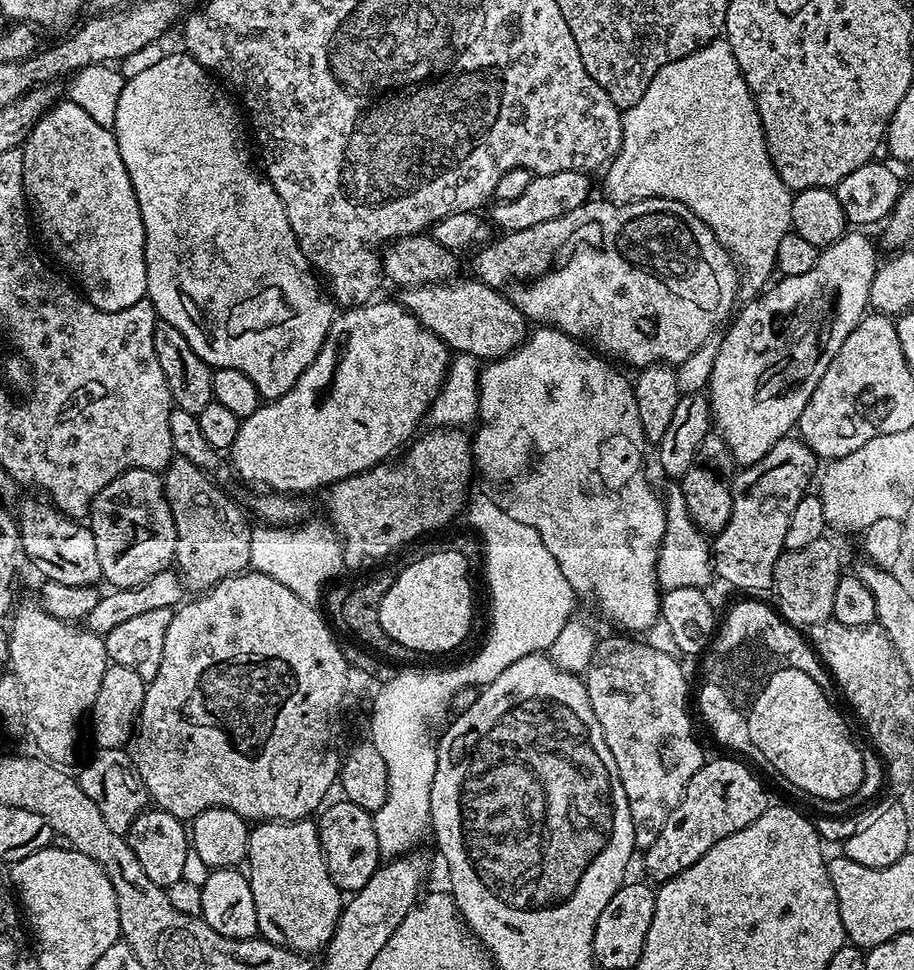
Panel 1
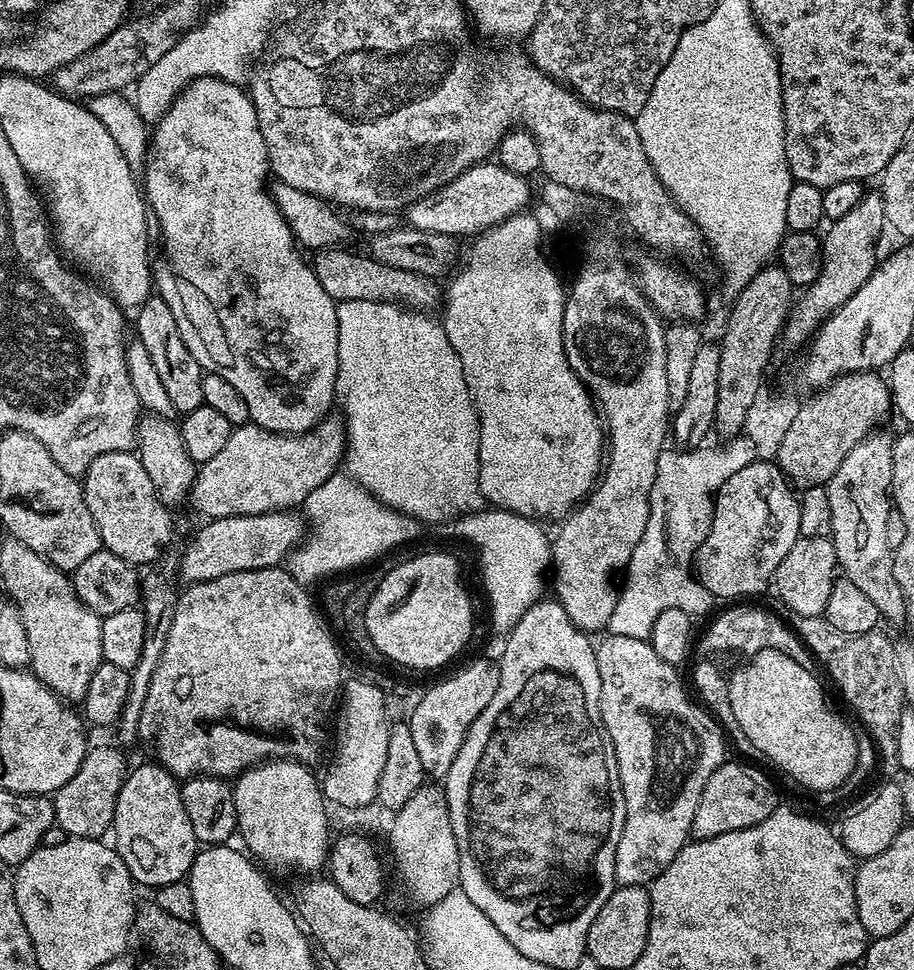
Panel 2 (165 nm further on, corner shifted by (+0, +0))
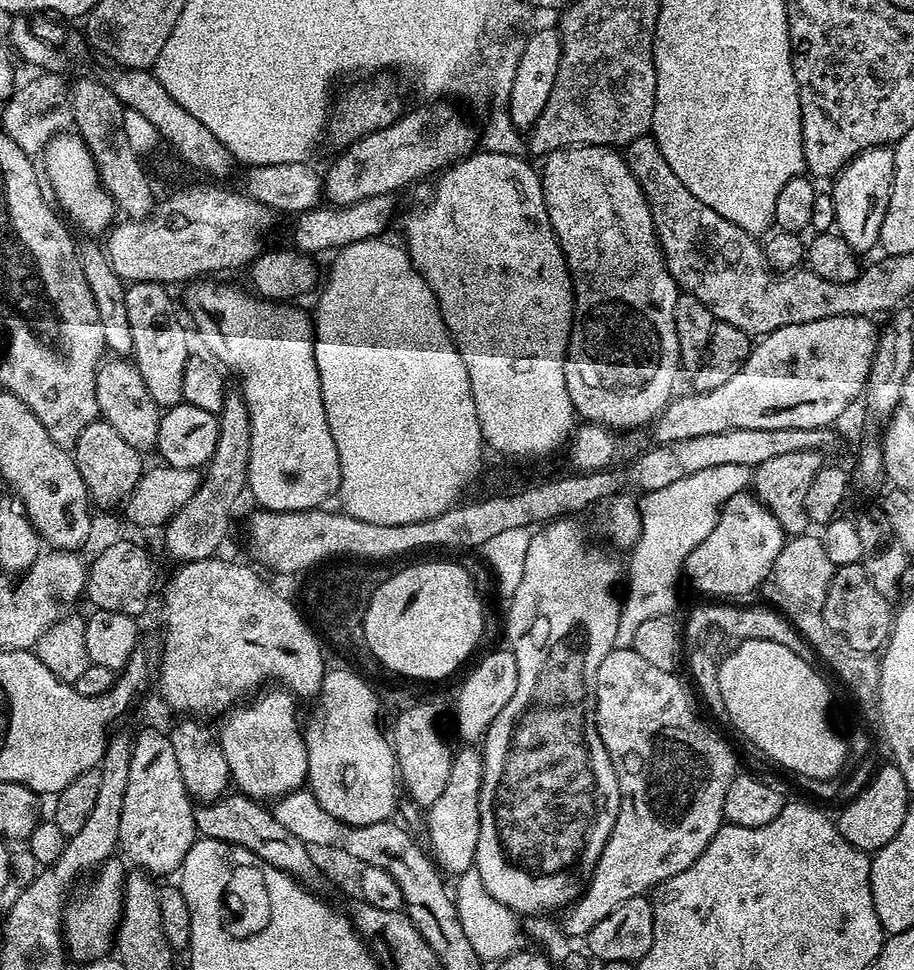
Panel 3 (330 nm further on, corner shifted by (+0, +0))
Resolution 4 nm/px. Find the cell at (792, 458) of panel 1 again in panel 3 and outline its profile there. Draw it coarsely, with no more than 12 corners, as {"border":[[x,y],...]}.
{"border":[[751,491],[721,505],[683,575],[708,598],[771,577],[786,533]]}

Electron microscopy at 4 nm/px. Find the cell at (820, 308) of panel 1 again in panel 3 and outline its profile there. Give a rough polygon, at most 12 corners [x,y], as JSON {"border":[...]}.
{"border":[[894,151],[859,152],[830,188],[853,252],[879,245]]}

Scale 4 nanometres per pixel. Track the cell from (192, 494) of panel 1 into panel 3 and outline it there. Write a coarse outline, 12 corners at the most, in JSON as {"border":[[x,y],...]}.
{"border":[[101,360],[102,419],[136,452],[156,447],[162,410],[135,363]]}

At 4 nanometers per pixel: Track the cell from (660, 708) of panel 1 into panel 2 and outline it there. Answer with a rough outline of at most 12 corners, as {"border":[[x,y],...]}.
{"border":[[647,640],[595,645],[626,822],[619,886],[685,844],[720,724]]}

